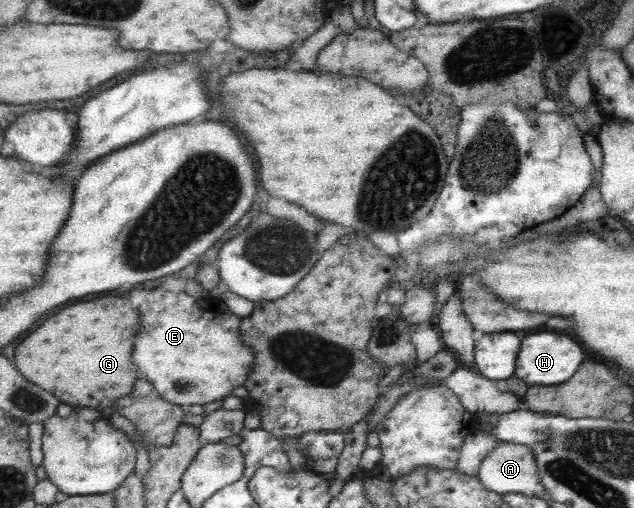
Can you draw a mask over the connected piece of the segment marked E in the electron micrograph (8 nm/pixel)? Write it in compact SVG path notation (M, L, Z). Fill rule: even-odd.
M161 287L150 290L148 298L138 306L142 310L142 334L138 334L138 346L134 346L134 362L138 362L138 378L150 378L150 382L166 402L175 405L208 404L230 396L230 393L246 383L253 364L250 348L238 340L241 318L231 314L224 303L212 296L199 299L184 291L173 293Z

